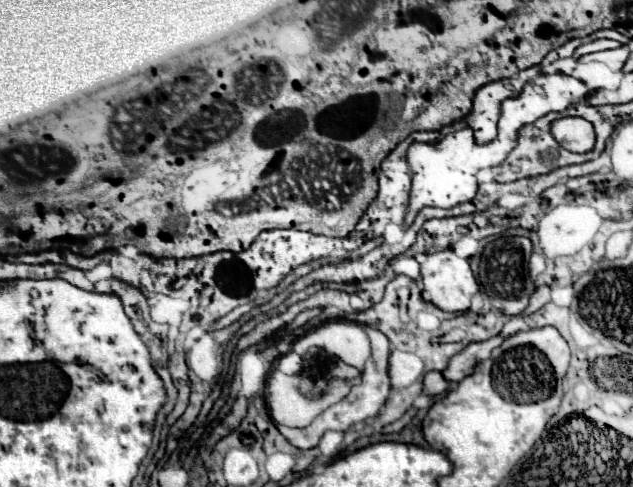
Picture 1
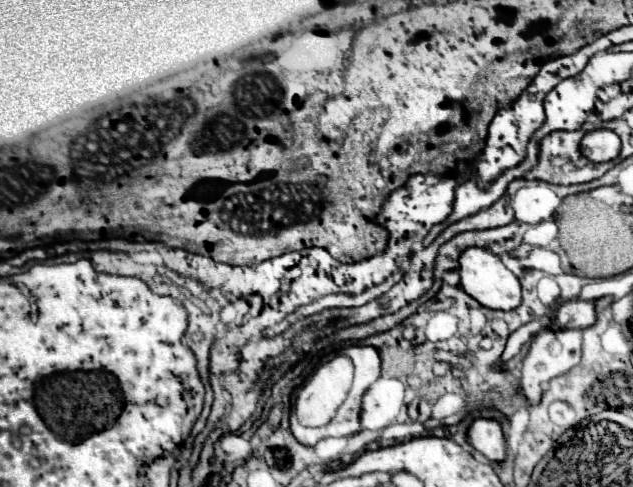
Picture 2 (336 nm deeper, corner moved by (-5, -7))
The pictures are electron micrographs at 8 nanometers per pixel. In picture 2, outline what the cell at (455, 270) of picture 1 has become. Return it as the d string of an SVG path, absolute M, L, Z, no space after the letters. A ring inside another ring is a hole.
M467 248L461 258L461 288L473 296L481 306L493 310L513 310L521 304L521 282L489 248Z

